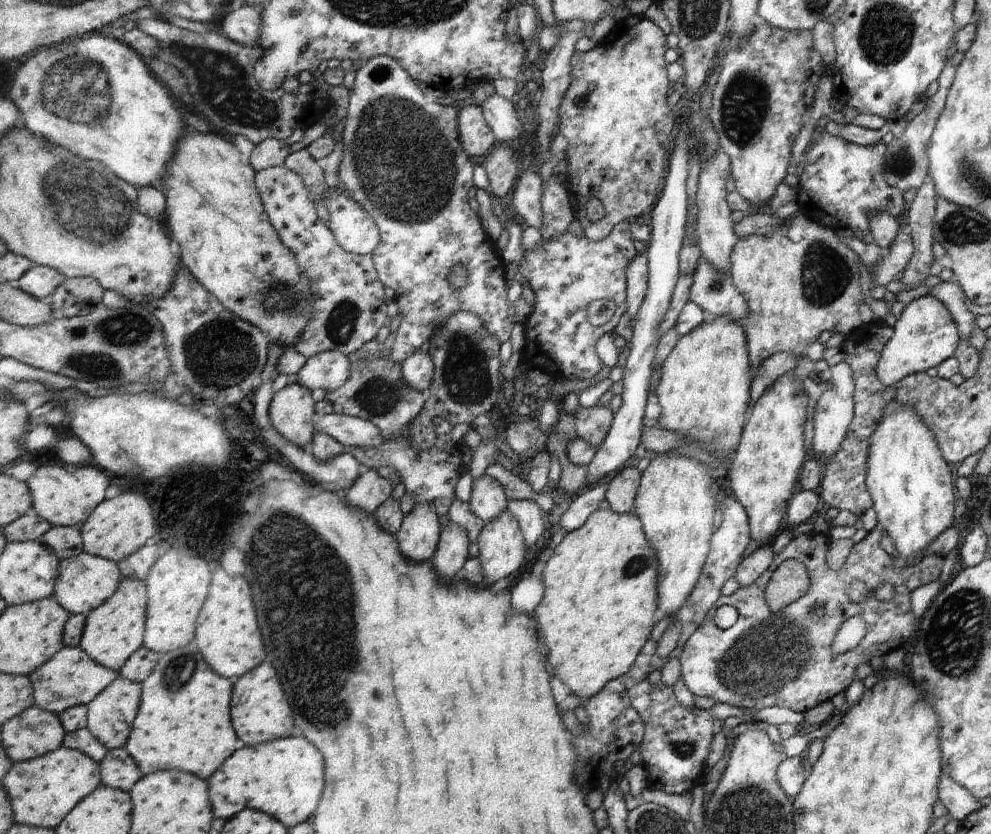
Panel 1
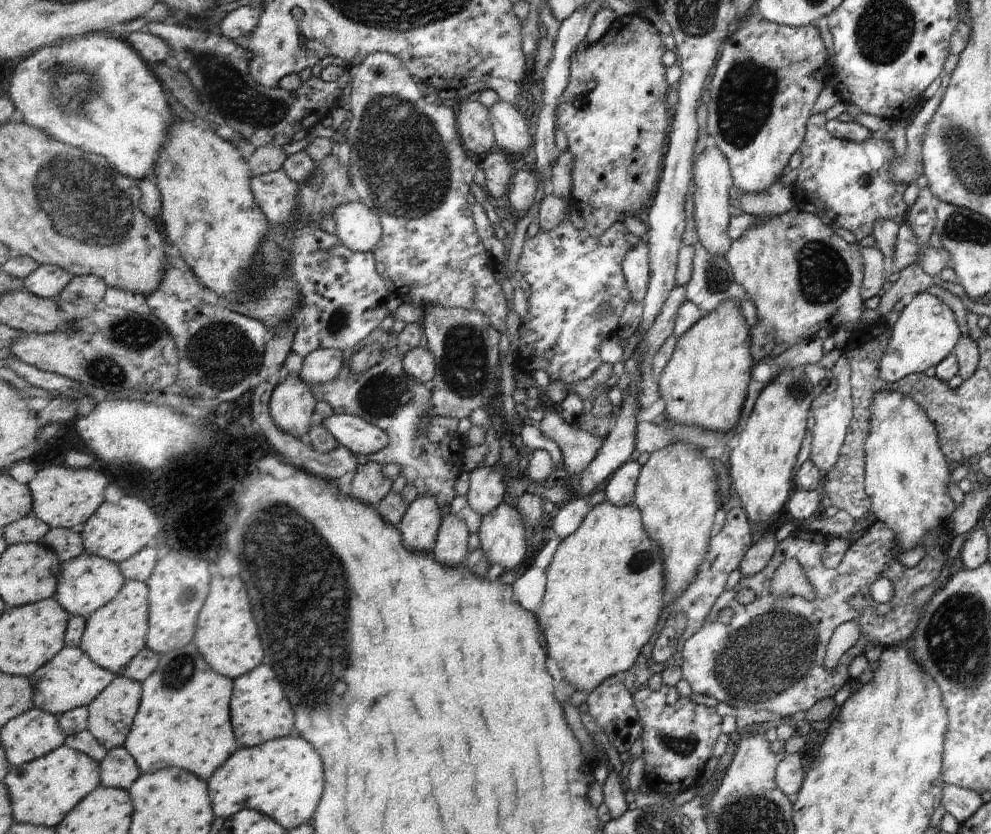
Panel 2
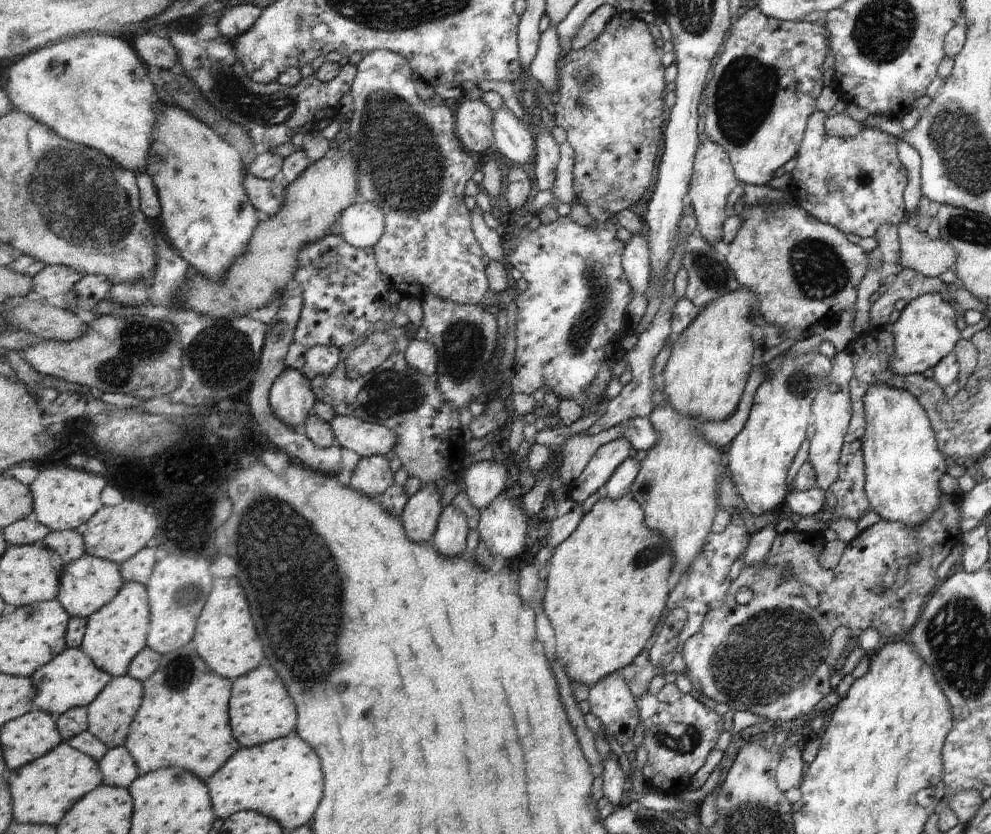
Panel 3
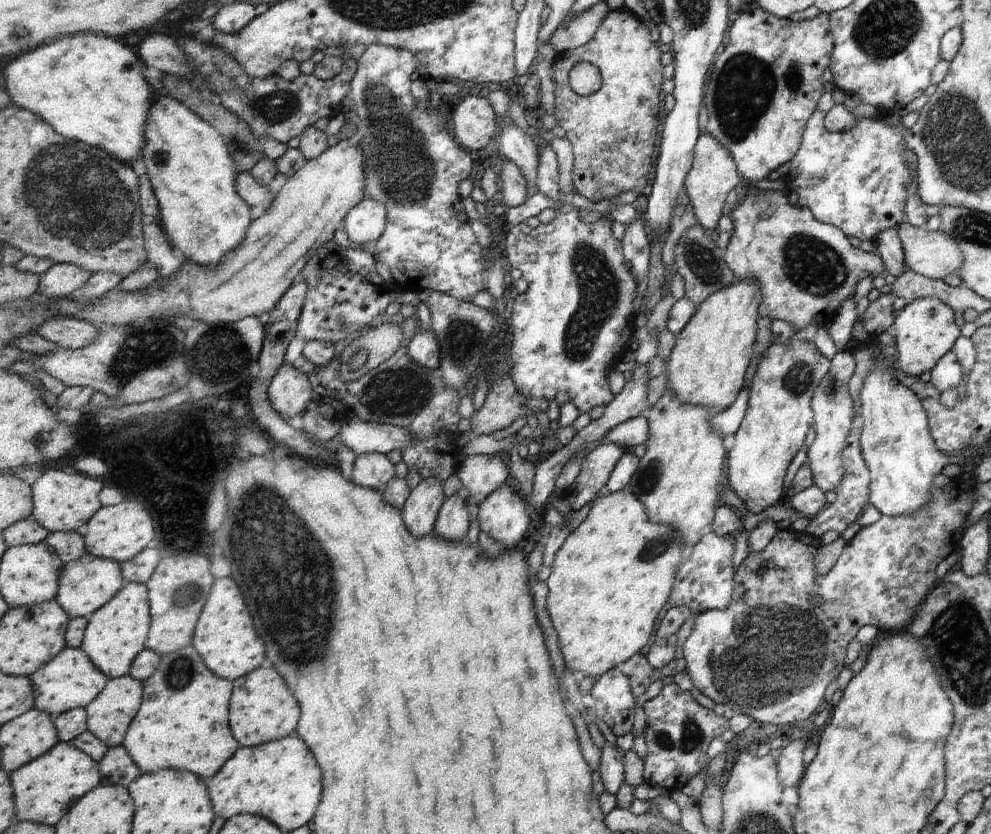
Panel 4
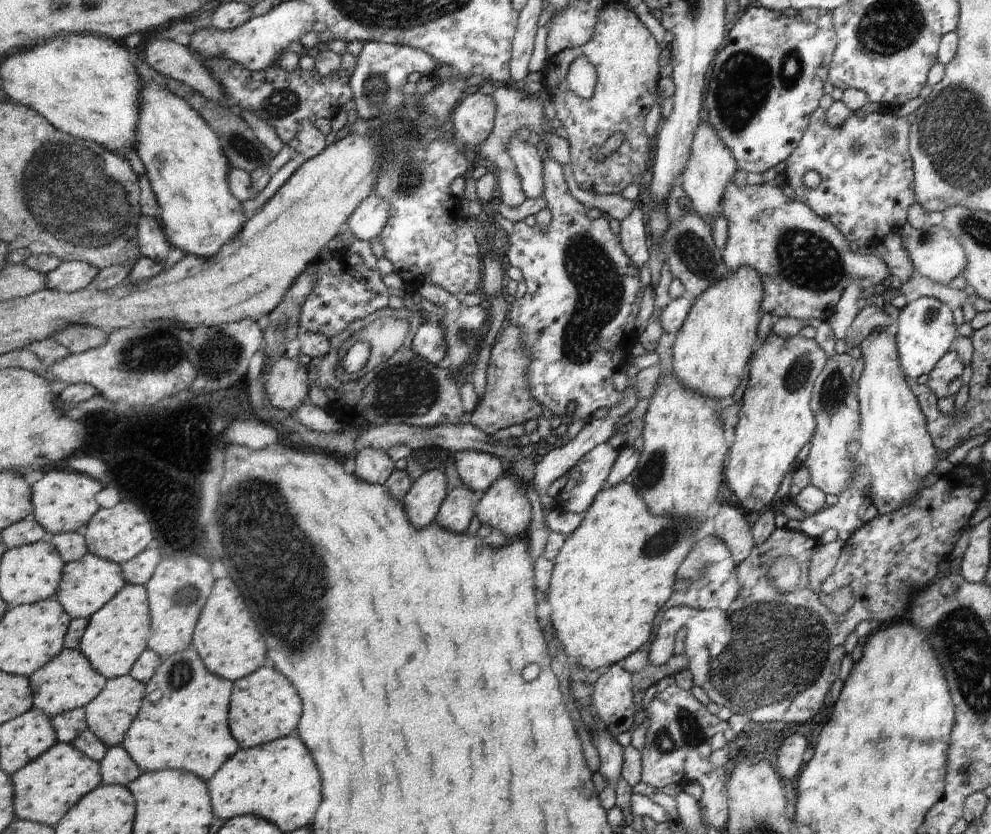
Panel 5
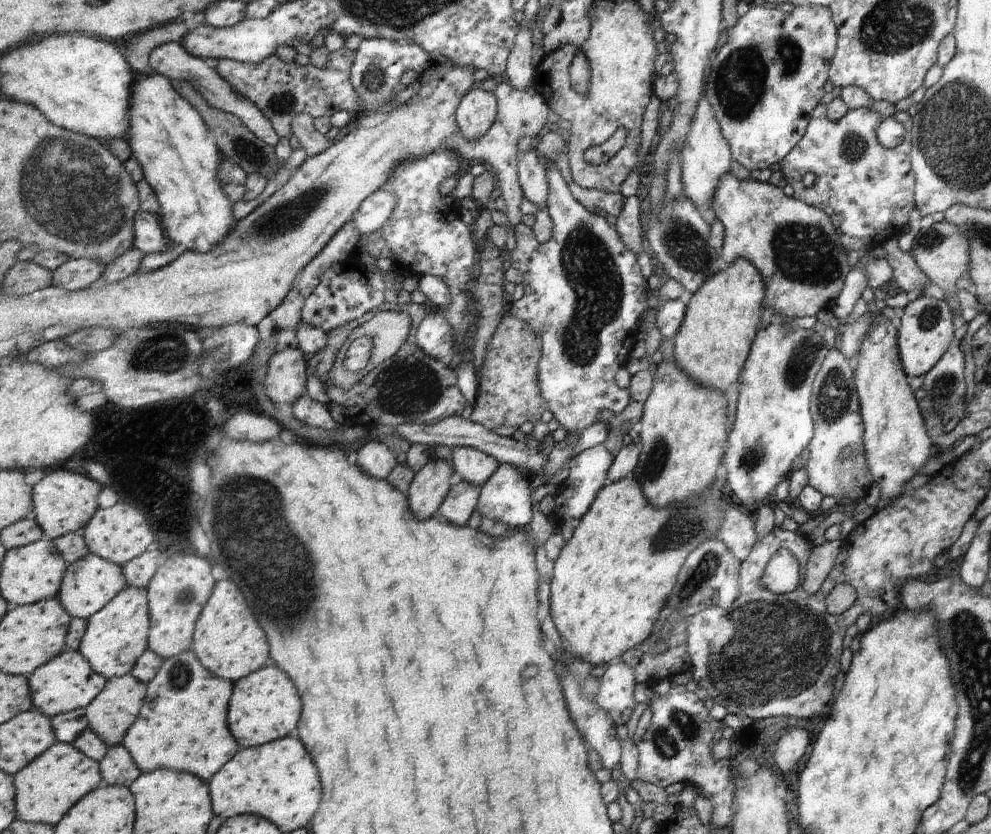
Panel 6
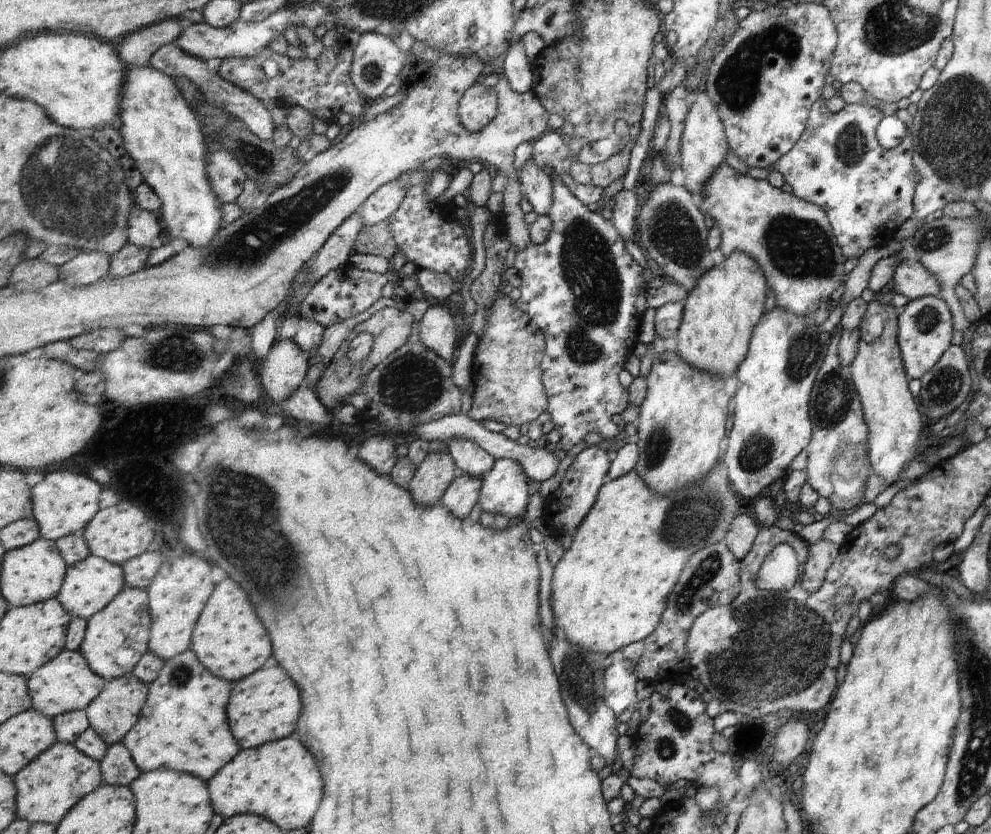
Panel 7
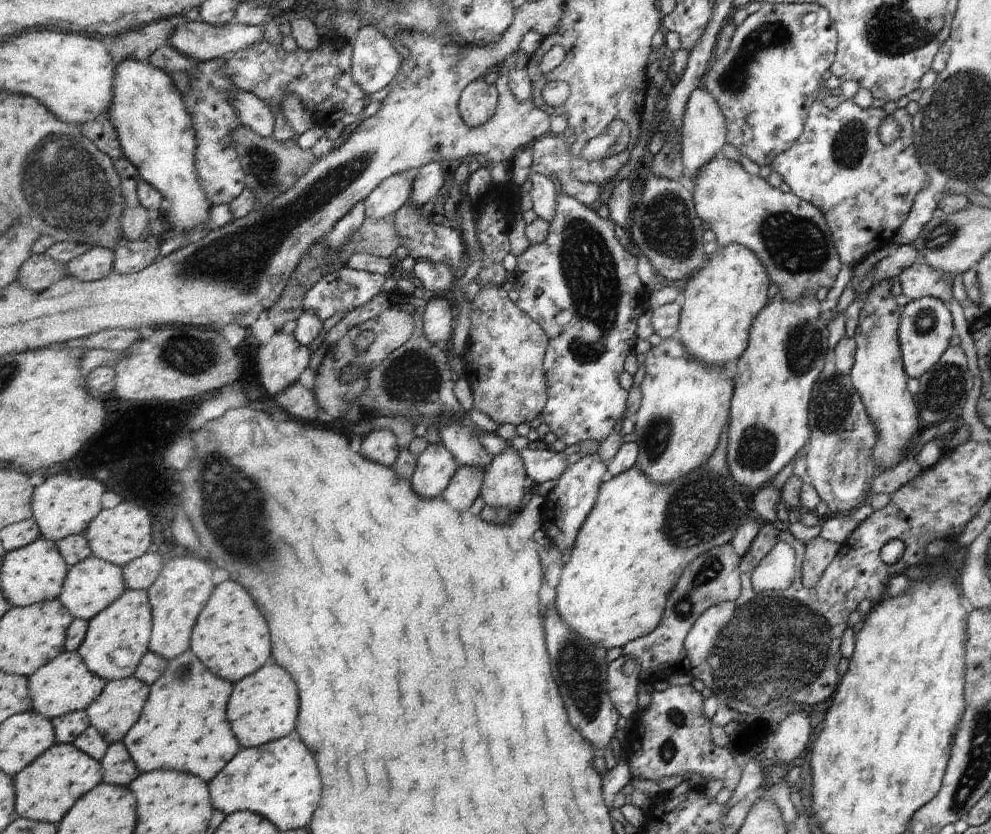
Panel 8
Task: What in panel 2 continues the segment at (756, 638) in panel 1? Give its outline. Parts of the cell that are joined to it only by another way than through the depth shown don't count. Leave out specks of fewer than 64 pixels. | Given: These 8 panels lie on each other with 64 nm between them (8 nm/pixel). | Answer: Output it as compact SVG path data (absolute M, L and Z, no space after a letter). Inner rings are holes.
M950 518L926 532L922 542L918 544L918 546L924 548L924 556L920 563L913 568L904 565L892 554L891 550L898 548L896 536L882 521L874 521L859 539L854 542L851 541L842 562L835 569L827 569L822 564L822 554L828 542L826 534L818 531L795 530L784 540L776 542L772 558L758 574L741 576L732 590L725 590L716 599L714 606L712 606L703 622L702 628L684 644L684 679L691 684L691 688L695 692L712 696L719 703L724 702L732 708L752 707L754 710L774 712L782 719L794 716L797 712L805 713L822 698L834 697L834 694L850 680L851 677L848 674L850 662L856 656L864 655L866 644L876 642L876 644L882 644L883 647L899 645L902 640L910 638L916 630L921 617L921 610L915 603L914 595L925 586L936 584L936 580L940 576L950 547L948 538L950 535L955 536L954 530L950 529L949 524ZM786 560L796 560L802 566L808 582L813 586L812 598L774 598L770 594L770 582L774 578L774 571ZM878 578L890 580L894 587L894 595L887 603L876 602L870 595L870 586ZM744 588L748 588L756 596L750 604L745 606L736 600L738 592L744 590ZM726 608L732 609L734 616L730 624L725 626L718 620L718 613ZM847 622L856 622L860 626L860 638L840 658L834 672L828 672L828 669L824 666L824 660L829 640L836 627Z

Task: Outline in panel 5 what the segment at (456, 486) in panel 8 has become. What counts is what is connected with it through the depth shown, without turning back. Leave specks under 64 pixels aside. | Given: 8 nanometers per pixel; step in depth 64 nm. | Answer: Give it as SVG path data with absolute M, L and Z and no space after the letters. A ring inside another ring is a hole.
M466 484L450 491L437 522L446 529L464 535L470 530L470 524L476 515L472 500L474 500L474 491Z

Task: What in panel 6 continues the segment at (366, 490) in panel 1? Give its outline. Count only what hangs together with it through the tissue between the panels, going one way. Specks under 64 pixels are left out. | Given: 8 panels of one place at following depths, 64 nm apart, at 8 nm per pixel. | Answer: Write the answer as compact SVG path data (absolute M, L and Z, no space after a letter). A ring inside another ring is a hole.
M381 439L365 444L359 451L357 464L370 477L388 481L399 466L398 456Z

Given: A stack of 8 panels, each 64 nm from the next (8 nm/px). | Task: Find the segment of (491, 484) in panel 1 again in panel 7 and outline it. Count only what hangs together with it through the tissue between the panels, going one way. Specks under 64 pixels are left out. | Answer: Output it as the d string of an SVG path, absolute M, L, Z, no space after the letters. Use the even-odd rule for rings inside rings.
M454 438L447 443L450 453L457 461L459 469L466 474L472 474L476 478L485 478L488 472L494 470L498 460L478 446L472 440L464 440L464 438Z

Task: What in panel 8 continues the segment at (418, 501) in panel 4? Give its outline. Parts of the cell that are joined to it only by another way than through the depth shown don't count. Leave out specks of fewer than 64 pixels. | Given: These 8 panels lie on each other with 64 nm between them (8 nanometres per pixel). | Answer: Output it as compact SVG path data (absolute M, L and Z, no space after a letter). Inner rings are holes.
M431 444L419 459L419 466L412 481L413 488L424 498L438 499L453 484L460 471L457 457L441 444Z

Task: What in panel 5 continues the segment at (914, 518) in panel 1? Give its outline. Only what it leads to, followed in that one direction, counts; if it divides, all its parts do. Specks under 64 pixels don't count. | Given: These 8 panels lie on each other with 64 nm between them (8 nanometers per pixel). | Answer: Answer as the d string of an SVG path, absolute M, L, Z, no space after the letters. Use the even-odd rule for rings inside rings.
M878 331L860 344L864 369L856 383L861 419L859 444L866 456L871 482L869 501L879 515L895 512L911 504L924 487L924 478L938 464L938 450L927 430L927 421L912 390L903 380L897 343L892 335Z

